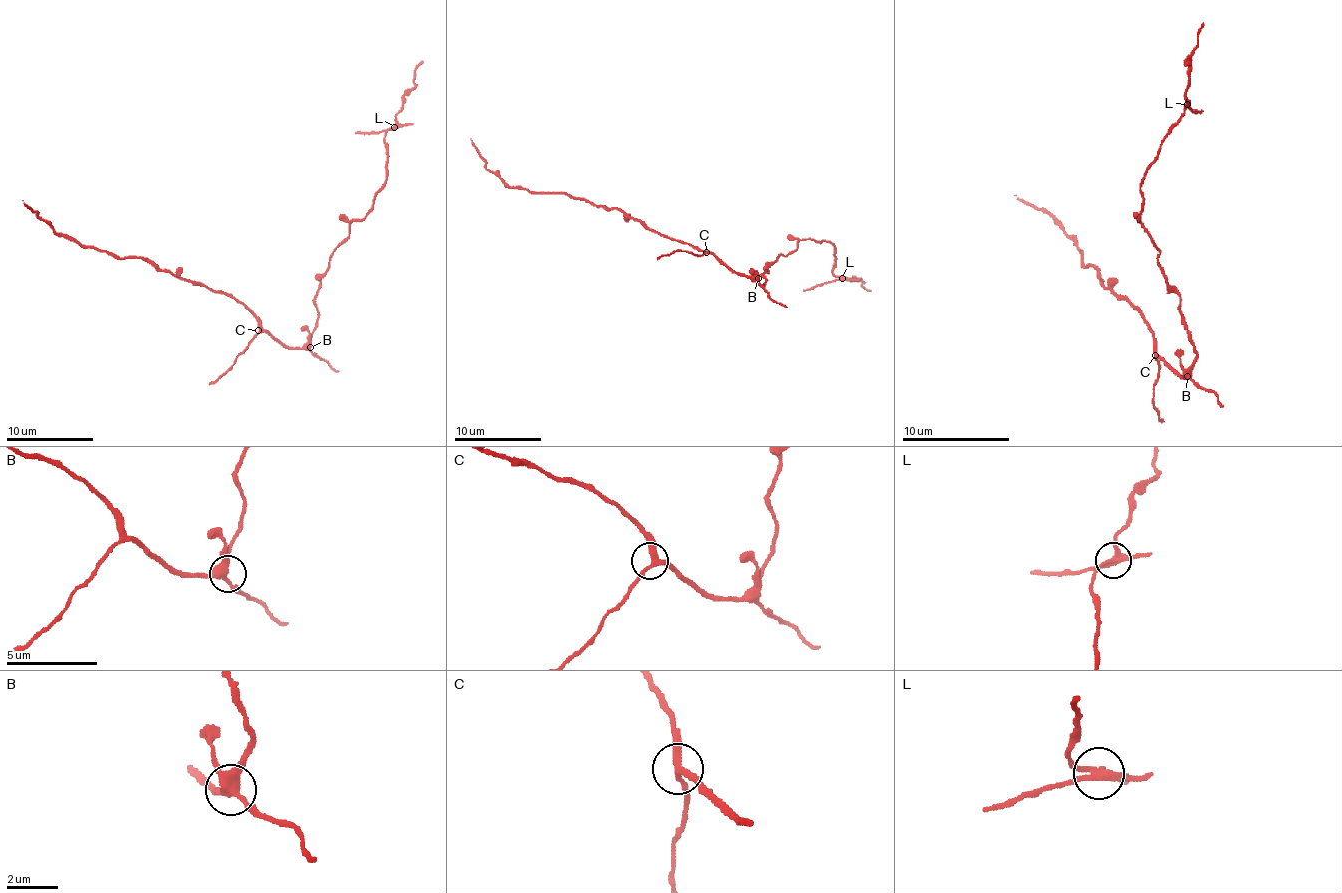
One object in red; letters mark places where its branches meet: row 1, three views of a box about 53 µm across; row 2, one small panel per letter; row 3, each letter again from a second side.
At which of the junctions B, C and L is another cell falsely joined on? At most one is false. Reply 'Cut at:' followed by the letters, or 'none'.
Cut at: L

